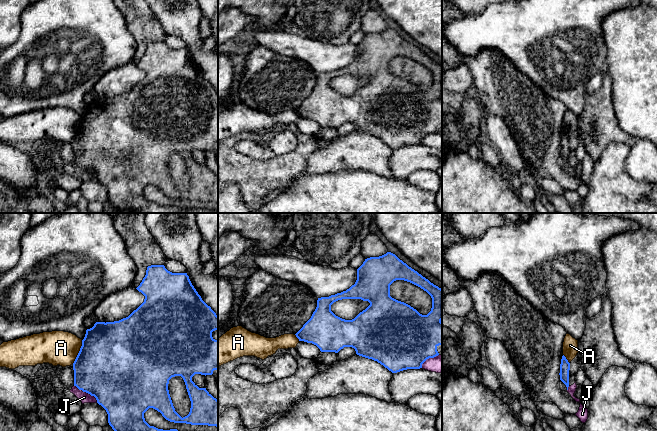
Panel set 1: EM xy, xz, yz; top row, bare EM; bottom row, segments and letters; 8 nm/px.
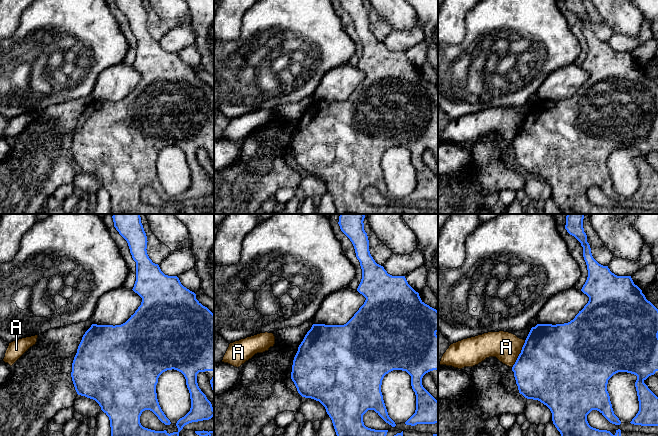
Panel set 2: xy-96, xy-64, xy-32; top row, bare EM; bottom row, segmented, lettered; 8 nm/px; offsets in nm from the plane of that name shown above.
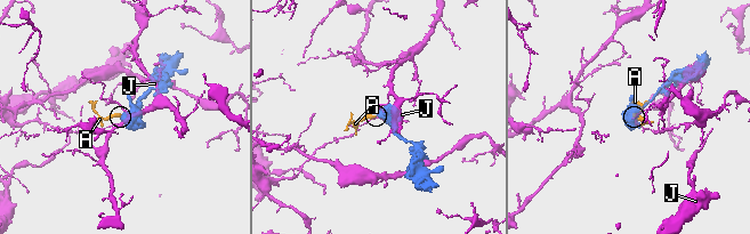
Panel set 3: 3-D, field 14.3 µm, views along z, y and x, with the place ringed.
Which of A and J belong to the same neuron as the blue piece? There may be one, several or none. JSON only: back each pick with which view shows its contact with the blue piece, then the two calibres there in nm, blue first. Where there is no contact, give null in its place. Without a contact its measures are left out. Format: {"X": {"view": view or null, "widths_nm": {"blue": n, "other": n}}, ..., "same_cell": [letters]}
{"same_cell": []}

